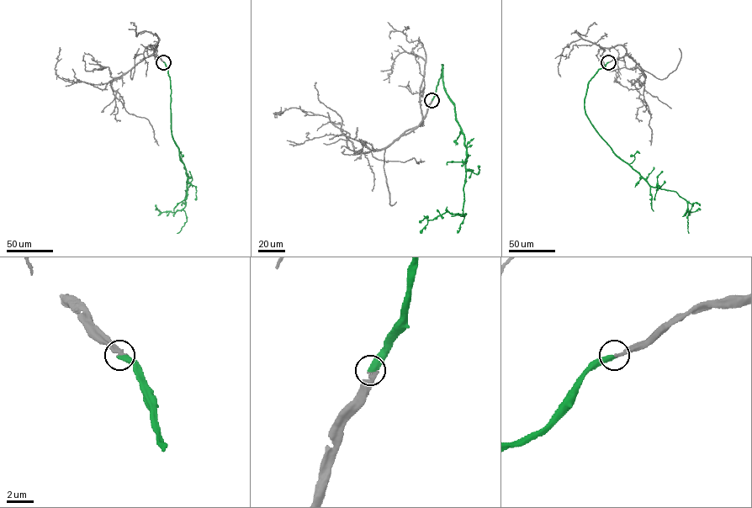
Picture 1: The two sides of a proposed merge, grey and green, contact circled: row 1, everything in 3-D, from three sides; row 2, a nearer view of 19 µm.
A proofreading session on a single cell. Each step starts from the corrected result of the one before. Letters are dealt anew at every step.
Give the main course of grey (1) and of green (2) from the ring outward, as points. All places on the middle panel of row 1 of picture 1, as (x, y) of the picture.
1: (431, 100), (415, 128), (368, 152), (350, 150), (349, 134), (327, 116), (293, 108), (273, 113), (280, 107)
2: (431, 100), (442, 65), (443, 86), (454, 105), (466, 149), (463, 214), (446, 212), (428, 220), (421, 233)

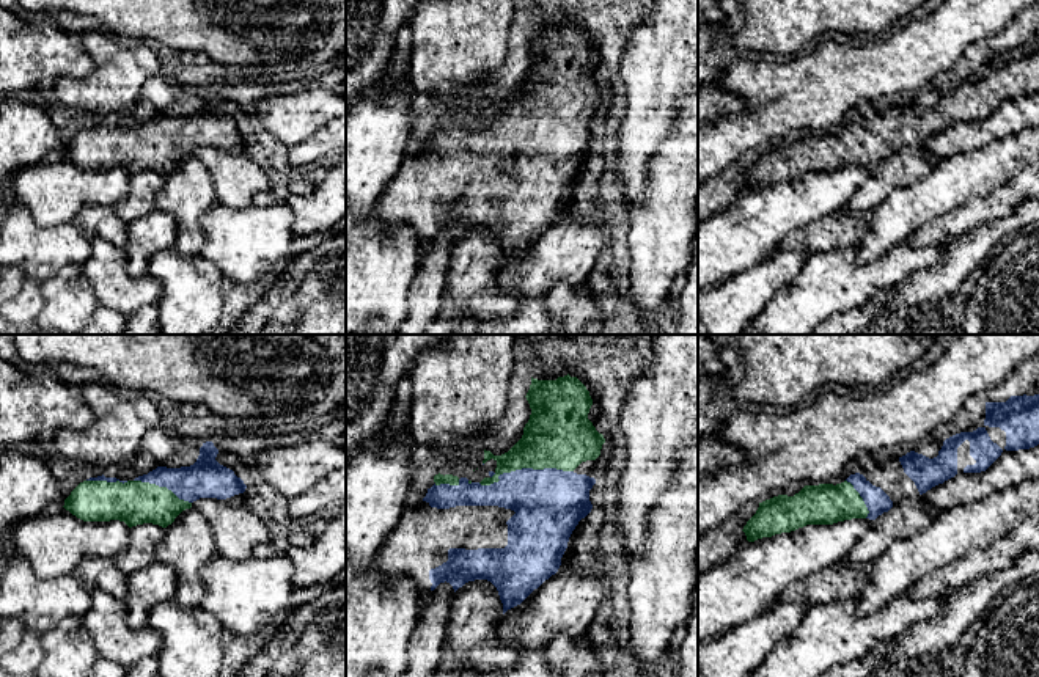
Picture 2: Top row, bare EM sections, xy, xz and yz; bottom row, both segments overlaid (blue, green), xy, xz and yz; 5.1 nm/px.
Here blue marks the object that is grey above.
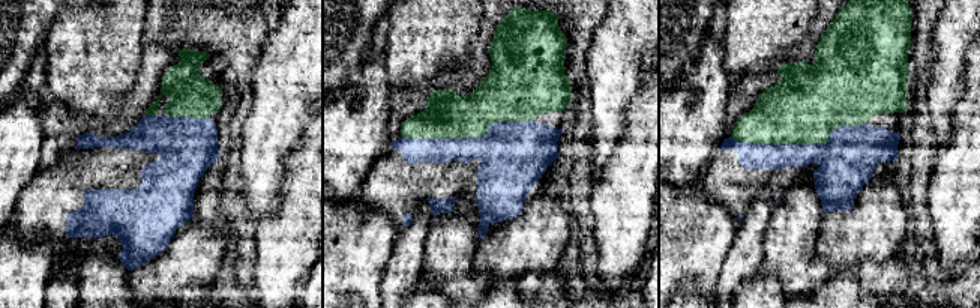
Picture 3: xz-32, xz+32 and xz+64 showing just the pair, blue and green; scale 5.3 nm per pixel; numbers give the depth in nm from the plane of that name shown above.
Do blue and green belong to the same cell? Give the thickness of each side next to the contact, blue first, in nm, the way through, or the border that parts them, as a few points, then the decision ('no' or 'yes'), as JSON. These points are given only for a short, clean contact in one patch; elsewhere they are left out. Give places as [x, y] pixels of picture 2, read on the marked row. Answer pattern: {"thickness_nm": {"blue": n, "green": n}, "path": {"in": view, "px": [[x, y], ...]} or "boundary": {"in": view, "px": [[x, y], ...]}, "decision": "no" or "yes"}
{"thickness_nm": {"blue": 360, "green": 340}, "decision": "yes"}

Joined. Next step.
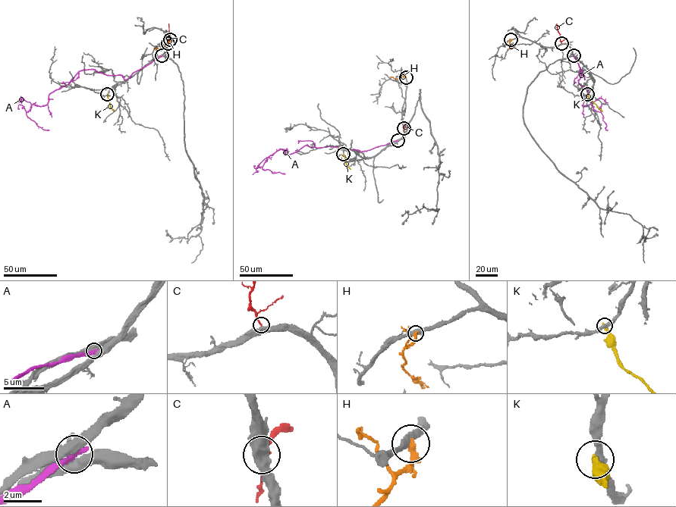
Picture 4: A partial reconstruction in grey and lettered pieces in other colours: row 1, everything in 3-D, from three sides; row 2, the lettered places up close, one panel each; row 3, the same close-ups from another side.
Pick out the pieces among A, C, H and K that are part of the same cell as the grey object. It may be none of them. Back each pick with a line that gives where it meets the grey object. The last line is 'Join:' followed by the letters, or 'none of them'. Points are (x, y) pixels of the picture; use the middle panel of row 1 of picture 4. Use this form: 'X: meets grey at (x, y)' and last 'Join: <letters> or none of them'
C: meets grey at (404, 128)
Join: C

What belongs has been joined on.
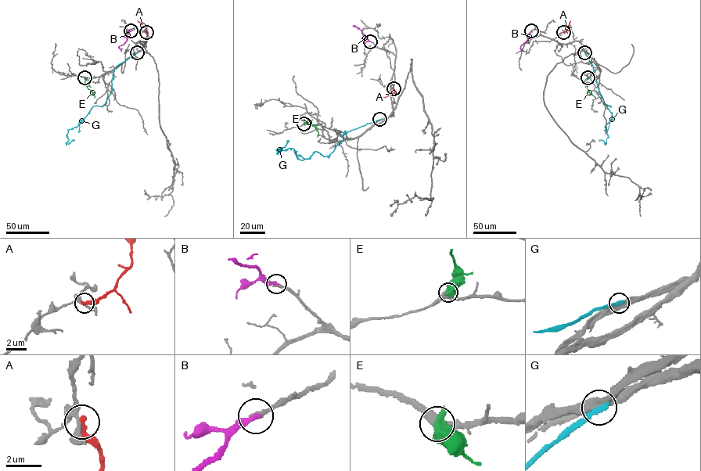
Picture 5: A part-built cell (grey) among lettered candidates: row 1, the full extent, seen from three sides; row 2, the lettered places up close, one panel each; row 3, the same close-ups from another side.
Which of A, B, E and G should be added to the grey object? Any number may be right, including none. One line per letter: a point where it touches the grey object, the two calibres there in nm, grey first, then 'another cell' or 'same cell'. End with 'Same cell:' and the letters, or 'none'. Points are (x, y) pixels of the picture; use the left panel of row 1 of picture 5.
A: contact (146, 32); calibres 240 and 400 nm; another cell
B: contact (131, 30); calibres 280 and 340 nm; same cell
E: contact (84, 77); calibres 400 and 550 nm; another cell
G: contact (137, 52); calibres 480 and 320 nm; another cell
Same cell: B

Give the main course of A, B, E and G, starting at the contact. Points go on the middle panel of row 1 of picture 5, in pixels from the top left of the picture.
A: (393, 88), (395, 91), (380, 98)
B: (370, 41), (364, 38), (358, 27), (353, 26), (357, 29)
E: (303, 124), (303, 118), (316, 128), (318, 134)
G: (379, 120), (345, 131), (343, 140), (328, 156), (315, 151), (300, 159), (289, 148), (278, 153), (289, 140)

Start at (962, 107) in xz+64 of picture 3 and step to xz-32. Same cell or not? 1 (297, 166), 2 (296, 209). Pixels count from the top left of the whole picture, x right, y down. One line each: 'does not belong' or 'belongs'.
1: belongs
2: belongs

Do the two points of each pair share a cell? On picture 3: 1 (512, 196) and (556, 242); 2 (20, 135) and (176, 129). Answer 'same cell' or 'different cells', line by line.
1: different cells
2: different cells

